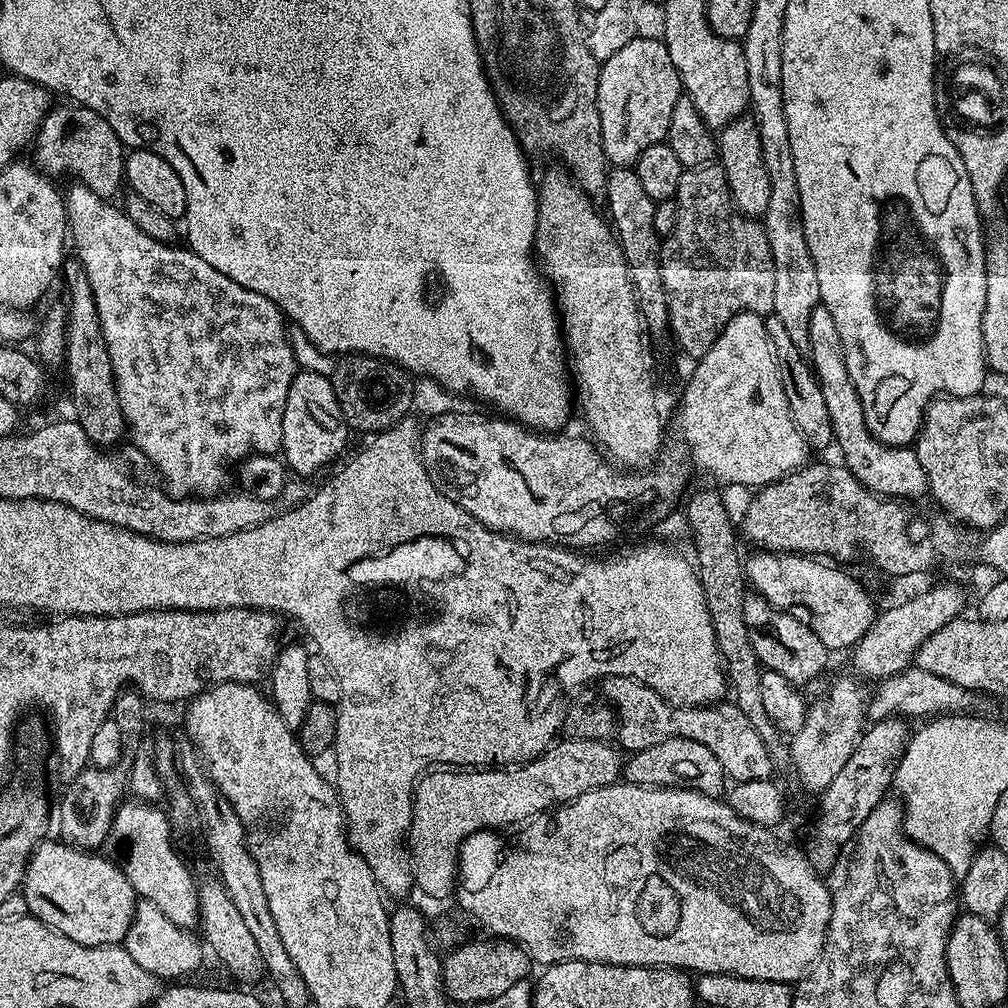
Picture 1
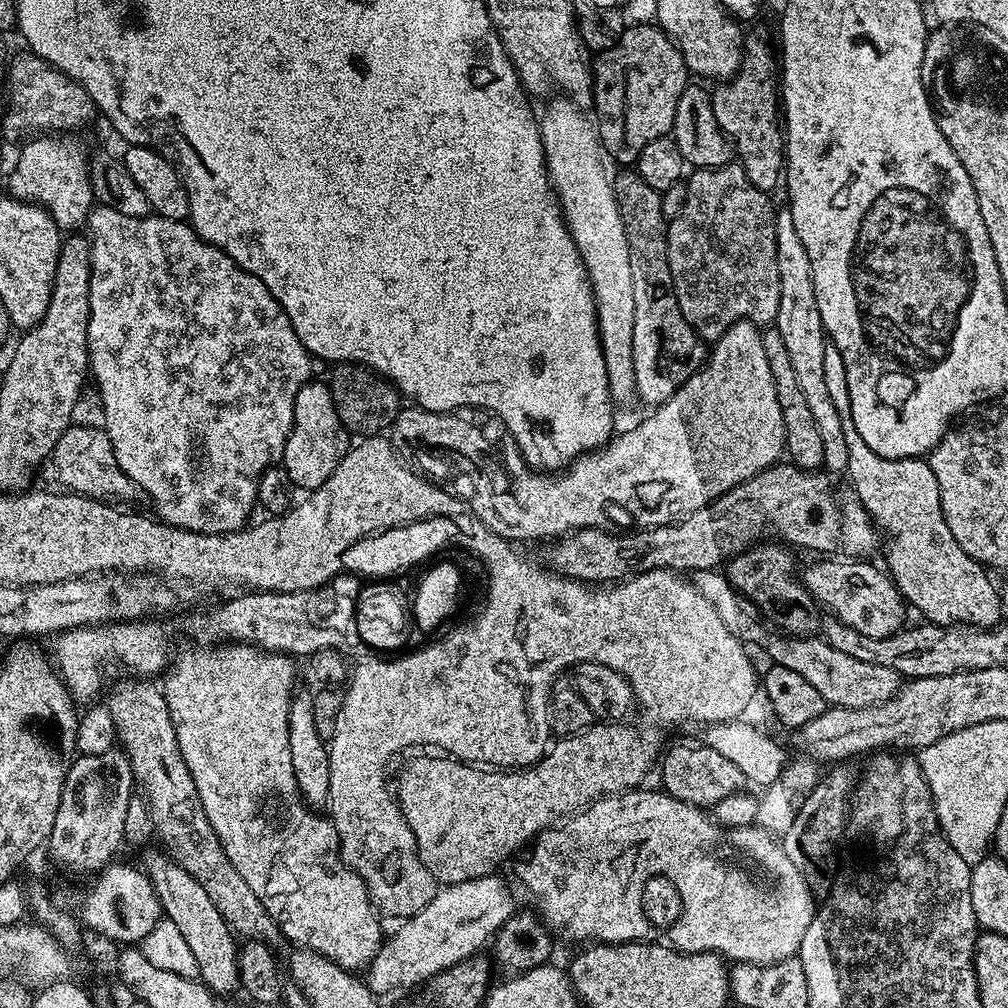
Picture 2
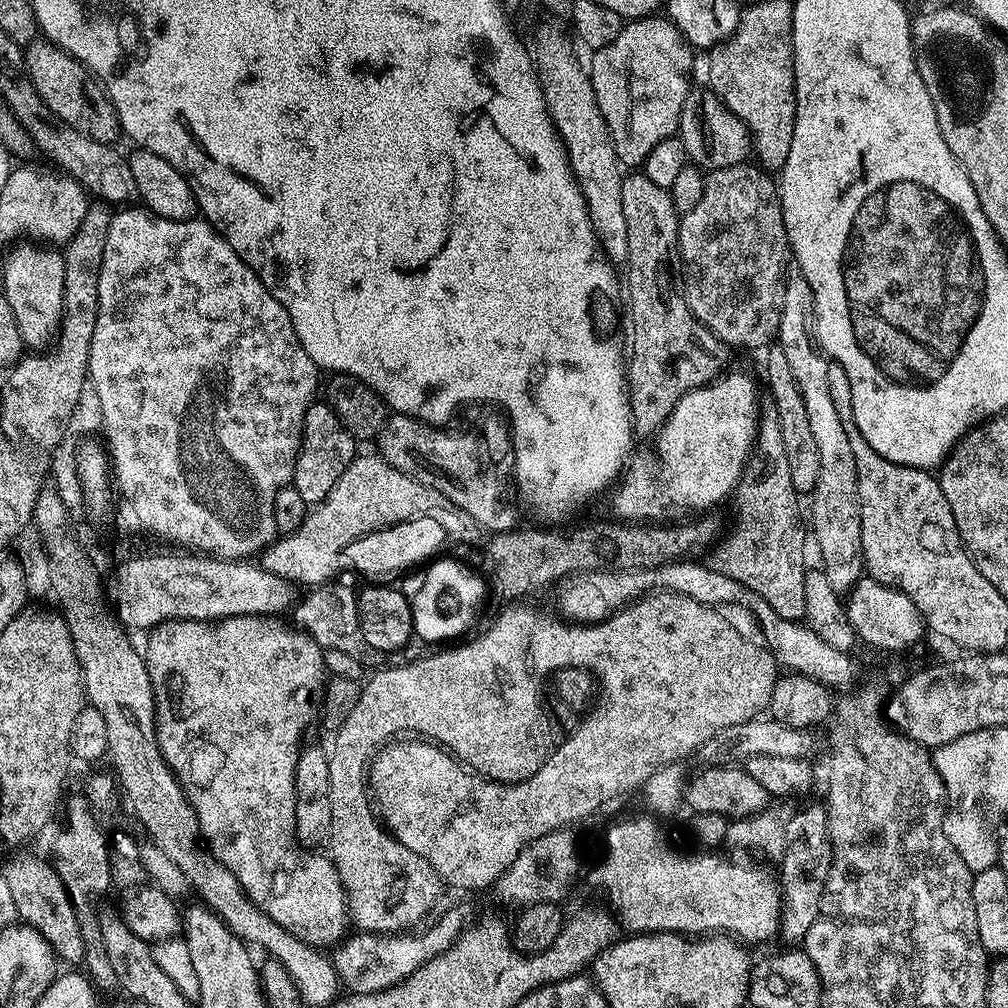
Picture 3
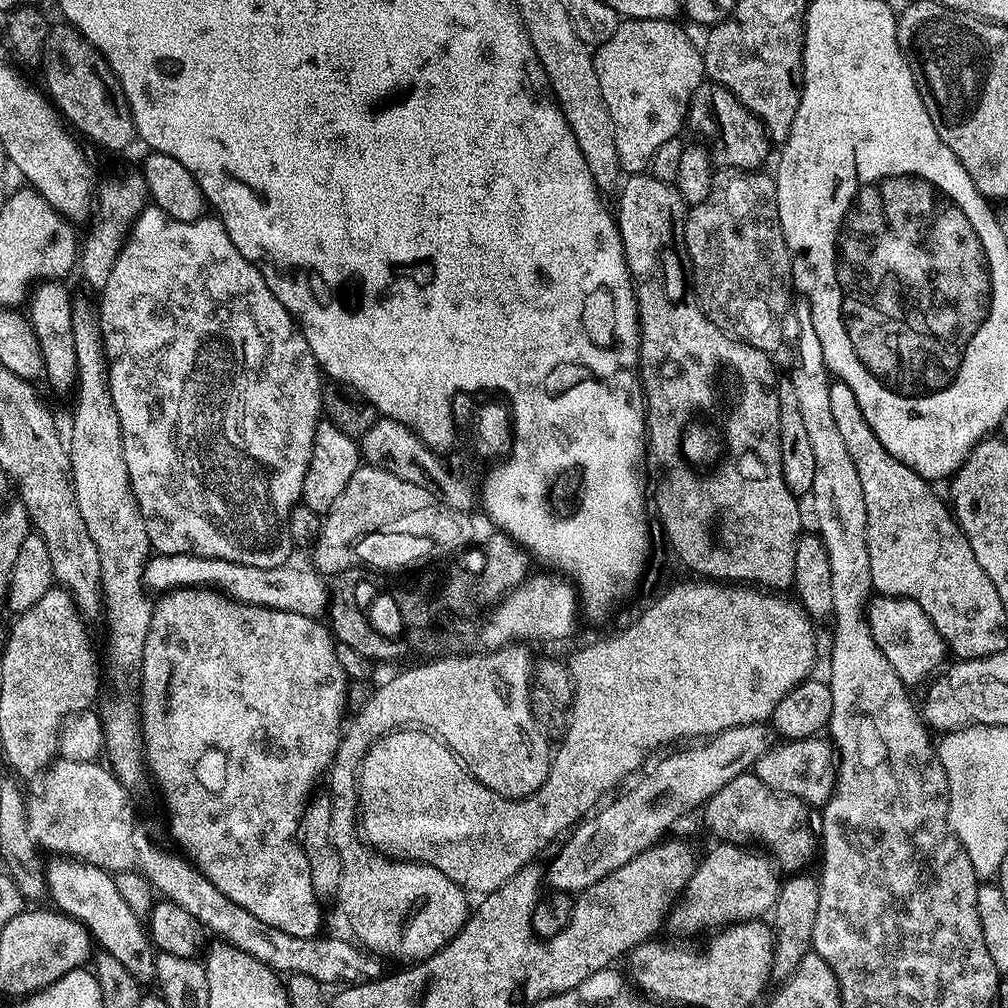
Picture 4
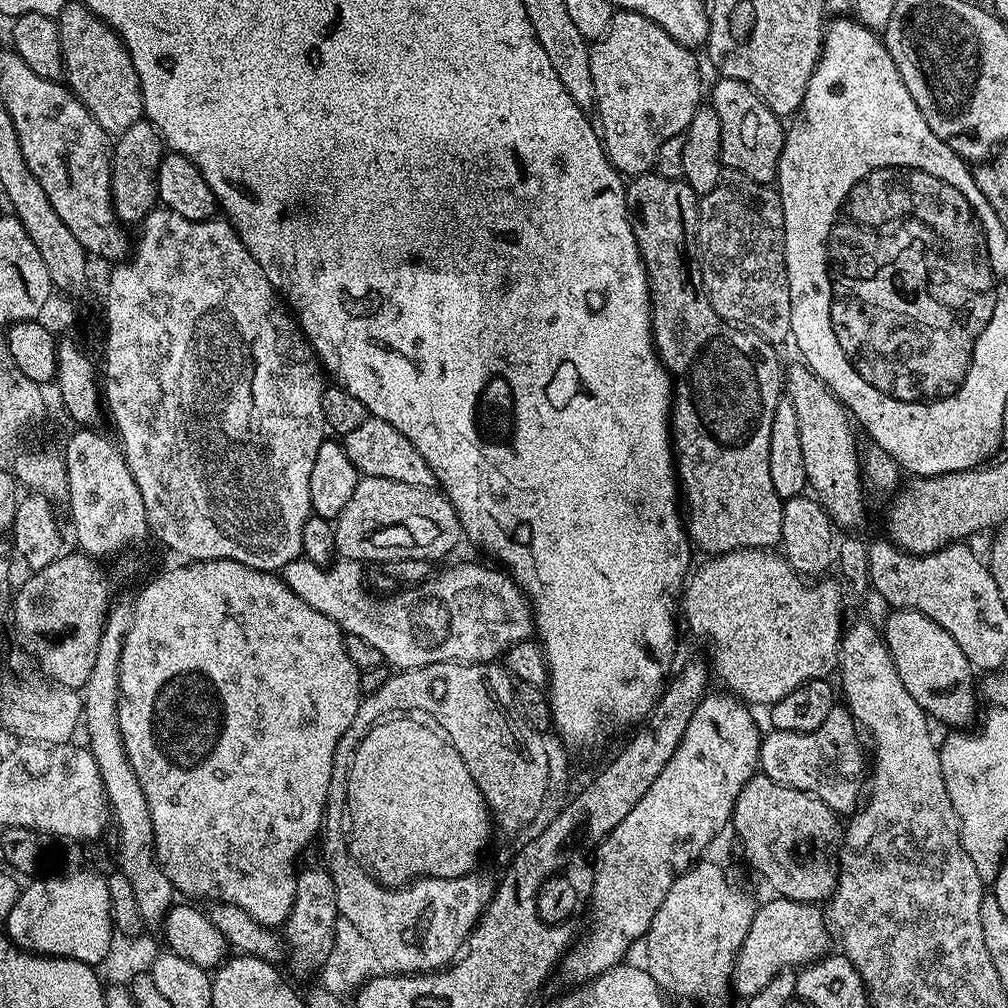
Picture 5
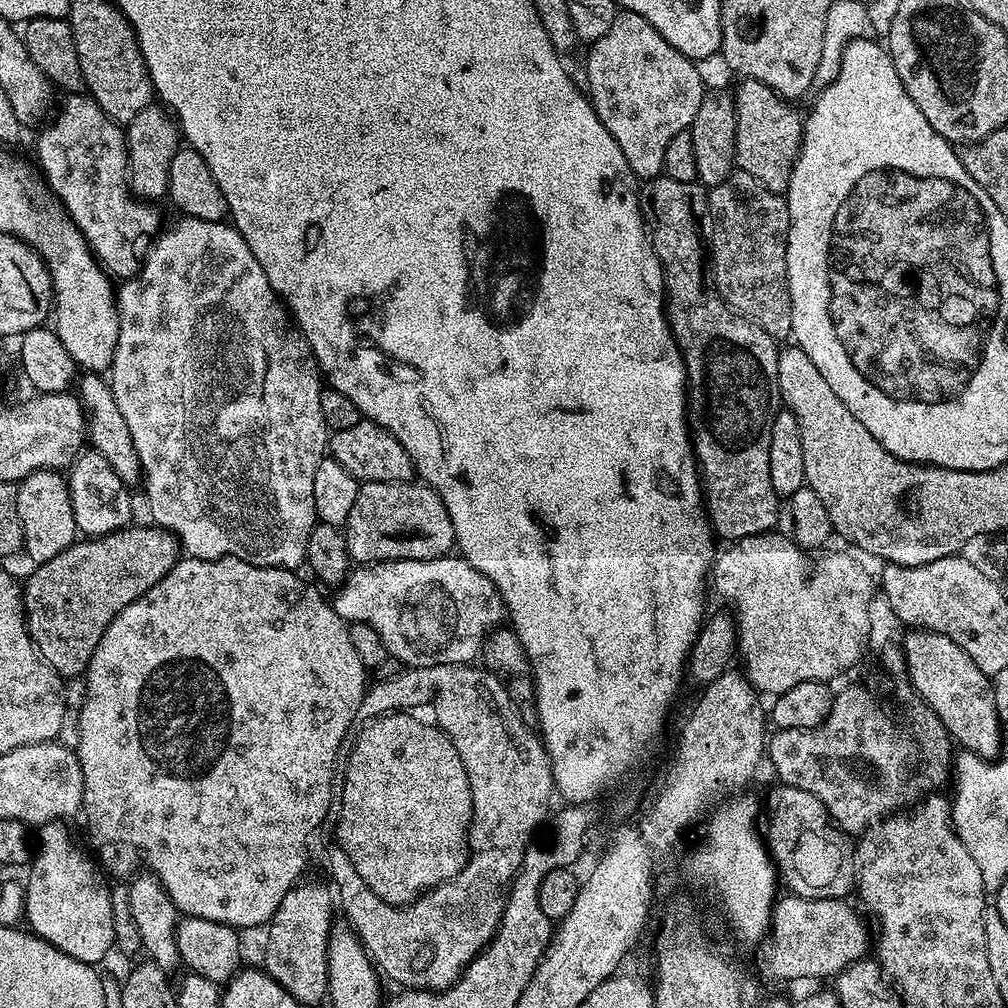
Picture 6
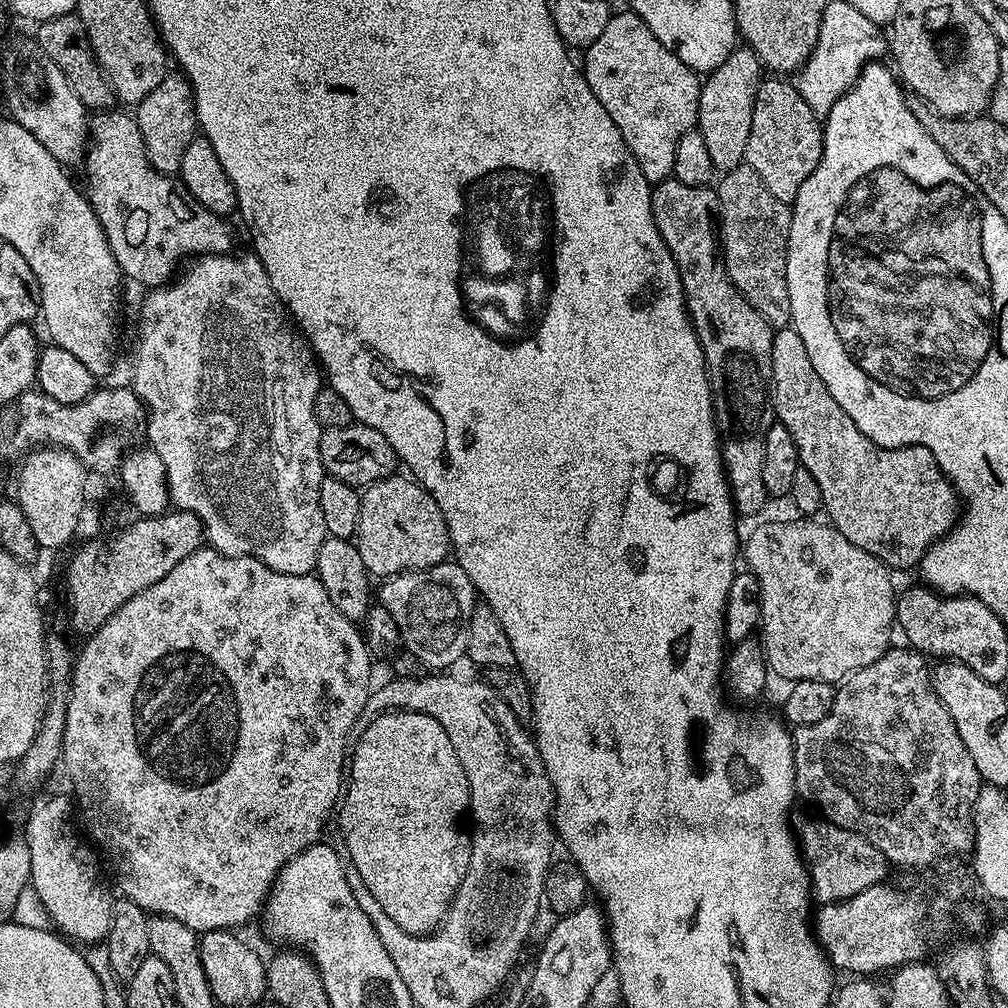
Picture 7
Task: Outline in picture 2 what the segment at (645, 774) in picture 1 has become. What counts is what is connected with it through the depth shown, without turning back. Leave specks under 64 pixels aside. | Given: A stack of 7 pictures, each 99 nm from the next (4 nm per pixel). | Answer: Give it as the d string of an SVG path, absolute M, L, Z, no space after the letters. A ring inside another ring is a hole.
M676 744L665 751L659 765L660 780L663 791L676 800L692 804L695 808L711 809L720 799L728 798L735 792L744 792L746 781L742 770L730 762L730 758L722 758L718 750L710 750L703 746L691 748L688 744Z

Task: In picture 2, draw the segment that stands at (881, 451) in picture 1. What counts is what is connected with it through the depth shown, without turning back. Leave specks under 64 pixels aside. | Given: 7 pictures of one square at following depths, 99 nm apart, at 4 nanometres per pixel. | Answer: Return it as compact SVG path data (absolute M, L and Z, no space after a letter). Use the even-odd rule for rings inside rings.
M832 343L826 346L826 387L842 418L842 434L846 434L848 455L847 479L852 479L851 491L868 512L872 523L888 541L883 541L882 552L888 555L886 571L901 596L921 612L930 624L994 628L1001 623L1000 594L992 585L989 573L950 534L938 494L938 478L930 470L927 459L891 460L882 458L862 442L862 434L854 426L850 414L850 394L846 386L846 366L842 354Z

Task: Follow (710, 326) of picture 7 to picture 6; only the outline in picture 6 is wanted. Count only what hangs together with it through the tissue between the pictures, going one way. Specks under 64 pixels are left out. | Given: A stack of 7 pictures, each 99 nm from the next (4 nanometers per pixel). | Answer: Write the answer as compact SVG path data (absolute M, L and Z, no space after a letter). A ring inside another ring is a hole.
M661 174L653 180L643 181L638 191L640 215L644 218L648 239L664 271L668 325L672 328L672 337L680 348L688 375L688 423L694 455L702 473L702 491L713 533L717 537L725 536L725 541L735 542L747 536L773 531L777 527L778 497L774 486L770 486L768 451L770 430L778 411L776 379L780 353L777 341L766 334L766 330L736 312L719 292L710 287L706 279L706 245L698 223L698 212L692 209L696 199L699 196L701 199L701 185L674 182L674 178Z

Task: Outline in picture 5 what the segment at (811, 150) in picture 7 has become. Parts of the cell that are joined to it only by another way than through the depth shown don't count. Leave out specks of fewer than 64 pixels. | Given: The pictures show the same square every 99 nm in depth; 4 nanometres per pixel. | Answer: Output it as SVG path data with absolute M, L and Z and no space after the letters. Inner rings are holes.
M717 79L712 88L710 106L720 119L720 163L725 169L735 170L741 176L754 178L754 182L771 185L780 168L780 155L784 145L785 125L774 115L770 106L750 86L737 80Z

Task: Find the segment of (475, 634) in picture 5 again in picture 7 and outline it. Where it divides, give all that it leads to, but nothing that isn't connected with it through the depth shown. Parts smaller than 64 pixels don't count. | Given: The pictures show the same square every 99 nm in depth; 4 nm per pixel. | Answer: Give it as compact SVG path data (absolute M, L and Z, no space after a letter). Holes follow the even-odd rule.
M455 562L436 564L433 568L418 568L414 572L399 572L397 576L389 576L378 588L379 603L384 605L390 614L394 614L394 622L398 622L400 643L403 651L420 660L428 670L448 670L455 660L464 660L468 651L468 627L478 603L476 587L466 578L466 570L462 570Z

